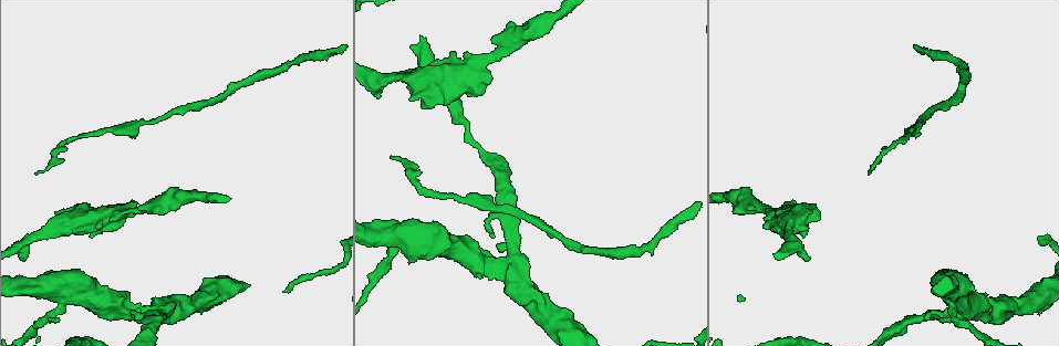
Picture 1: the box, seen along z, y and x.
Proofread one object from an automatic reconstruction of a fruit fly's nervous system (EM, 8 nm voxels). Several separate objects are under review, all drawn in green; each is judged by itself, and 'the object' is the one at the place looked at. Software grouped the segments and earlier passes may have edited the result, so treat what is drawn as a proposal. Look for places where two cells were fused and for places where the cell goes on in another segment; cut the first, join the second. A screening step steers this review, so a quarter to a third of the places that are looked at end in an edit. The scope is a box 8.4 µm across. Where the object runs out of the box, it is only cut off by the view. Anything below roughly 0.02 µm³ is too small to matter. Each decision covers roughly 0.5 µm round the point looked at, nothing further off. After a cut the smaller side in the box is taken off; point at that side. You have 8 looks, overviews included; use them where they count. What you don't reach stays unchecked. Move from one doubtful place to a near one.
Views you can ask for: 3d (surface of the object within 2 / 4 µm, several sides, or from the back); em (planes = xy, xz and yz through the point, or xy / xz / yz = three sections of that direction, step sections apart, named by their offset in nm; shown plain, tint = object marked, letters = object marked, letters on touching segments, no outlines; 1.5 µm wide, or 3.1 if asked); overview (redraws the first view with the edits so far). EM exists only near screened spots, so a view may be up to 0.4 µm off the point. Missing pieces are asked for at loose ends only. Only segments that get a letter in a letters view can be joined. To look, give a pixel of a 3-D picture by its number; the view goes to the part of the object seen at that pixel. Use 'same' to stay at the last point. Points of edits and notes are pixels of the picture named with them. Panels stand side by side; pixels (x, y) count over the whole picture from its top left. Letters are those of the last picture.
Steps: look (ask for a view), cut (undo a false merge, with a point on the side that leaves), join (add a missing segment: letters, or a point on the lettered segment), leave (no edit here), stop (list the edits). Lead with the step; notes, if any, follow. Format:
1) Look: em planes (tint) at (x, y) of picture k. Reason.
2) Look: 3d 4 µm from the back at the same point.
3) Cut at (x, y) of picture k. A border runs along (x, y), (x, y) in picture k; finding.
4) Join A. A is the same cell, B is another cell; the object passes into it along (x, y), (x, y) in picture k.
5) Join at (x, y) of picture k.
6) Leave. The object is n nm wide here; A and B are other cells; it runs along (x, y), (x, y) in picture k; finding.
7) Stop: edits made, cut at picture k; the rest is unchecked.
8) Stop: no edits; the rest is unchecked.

Look: em yz step 4 (letters) at (21, 257) of picture 1. Branch stops here.

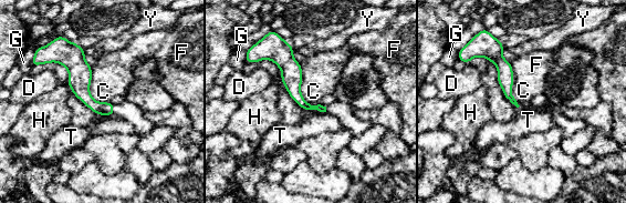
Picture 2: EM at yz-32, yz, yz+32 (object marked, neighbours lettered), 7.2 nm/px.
Leave. C, D, F, G, H, T and Y are other cells; it runs along (68, 46), (81, 91), (111, 112) in picture 2; no lettered segment goes on from it.

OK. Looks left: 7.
Look: em planes (letters) at (36, 173) of picture 1. Branch stops here.

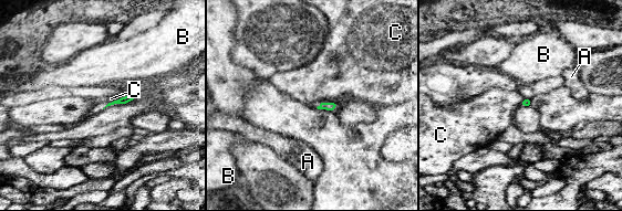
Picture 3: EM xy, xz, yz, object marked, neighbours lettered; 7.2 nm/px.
Leave. A, B and C are other cells; a border runs along (127, 95), (107, 104) in picture 3; none of them fits.

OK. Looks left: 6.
Look: em yz step 8 (tint) at (770, 208) of picture 1. Narrows sharply.

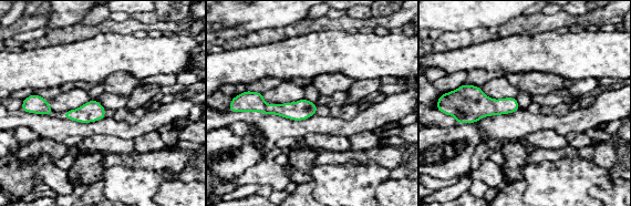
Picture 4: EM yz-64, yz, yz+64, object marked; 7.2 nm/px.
Look: em planes (letters) at the same point. Cut it another way.

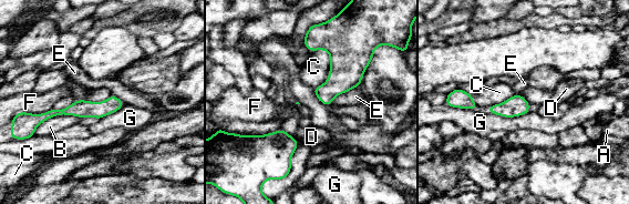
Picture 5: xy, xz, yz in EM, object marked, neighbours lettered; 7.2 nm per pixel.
Leave. The object is 130 nm wide here; A, B, C, D, E, F and G are other cells; it runs along (120, 103), (34, 118) in picture 5; one cell here.

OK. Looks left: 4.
Stop: no edits; the rest is unchecked.

